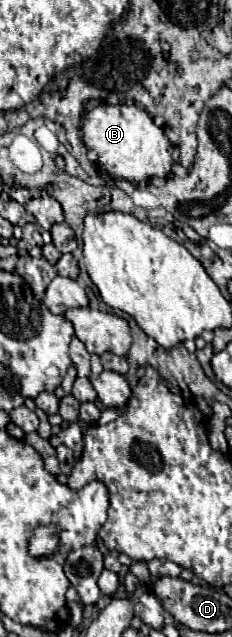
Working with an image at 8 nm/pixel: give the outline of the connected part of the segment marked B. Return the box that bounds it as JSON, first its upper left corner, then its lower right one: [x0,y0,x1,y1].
[82,104,172,184]

